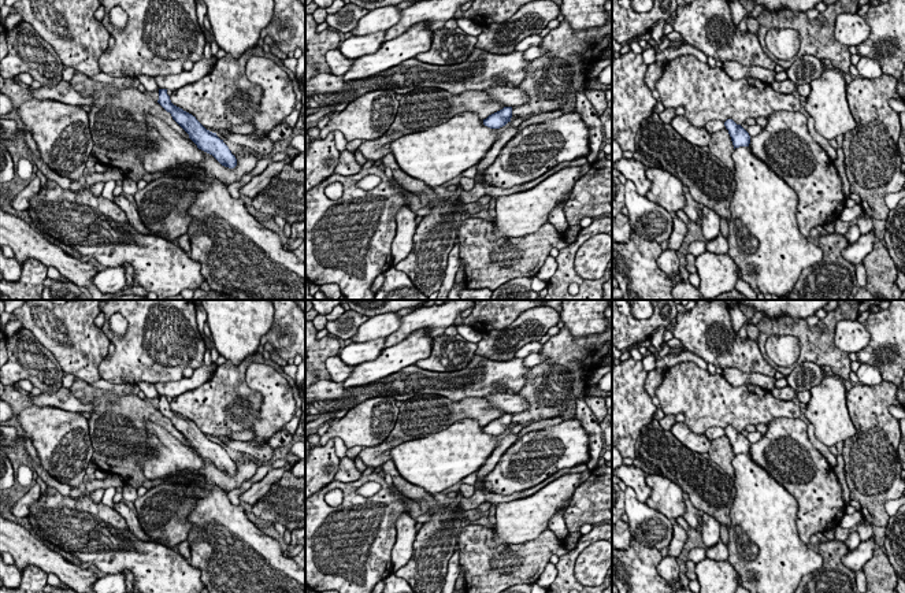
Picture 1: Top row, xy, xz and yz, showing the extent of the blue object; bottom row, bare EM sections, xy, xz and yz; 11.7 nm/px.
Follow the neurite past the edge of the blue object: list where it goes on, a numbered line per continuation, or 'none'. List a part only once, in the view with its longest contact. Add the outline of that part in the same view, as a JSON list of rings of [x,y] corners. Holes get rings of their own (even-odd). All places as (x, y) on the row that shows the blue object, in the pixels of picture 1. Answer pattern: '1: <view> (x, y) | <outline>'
none

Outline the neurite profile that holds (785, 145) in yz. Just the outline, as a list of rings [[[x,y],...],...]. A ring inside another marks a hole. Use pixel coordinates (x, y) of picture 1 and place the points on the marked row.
[[[778,111],[771,114],[763,131],[750,137],[752,153],[778,174],[798,197],[795,219],[800,233],[809,237],[815,226],[824,226],[841,218],[846,197],[842,192],[842,181],[834,160],[812,138],[806,127],[804,114]]]

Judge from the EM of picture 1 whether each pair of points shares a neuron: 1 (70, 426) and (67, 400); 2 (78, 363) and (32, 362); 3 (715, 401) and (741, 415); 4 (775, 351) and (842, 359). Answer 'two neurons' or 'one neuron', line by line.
1: two neurons
2: two neurons
3: one neuron
4: two neurons

